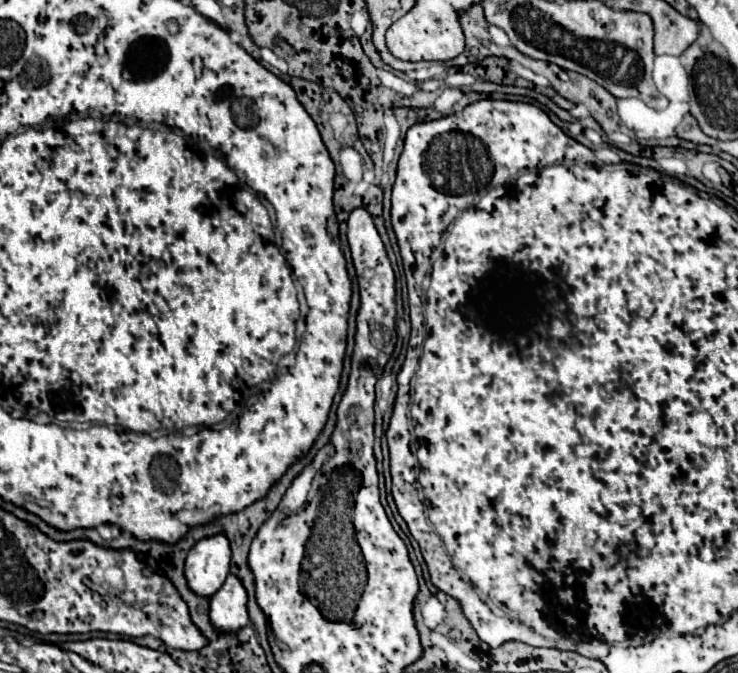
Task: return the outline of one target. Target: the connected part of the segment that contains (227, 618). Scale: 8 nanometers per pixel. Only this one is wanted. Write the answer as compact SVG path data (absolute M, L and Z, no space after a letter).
M231 573L227 575L223 587L211 597L209 617L217 631L237 631L237 627L245 627L245 623L249 623L247 591L239 577Z

